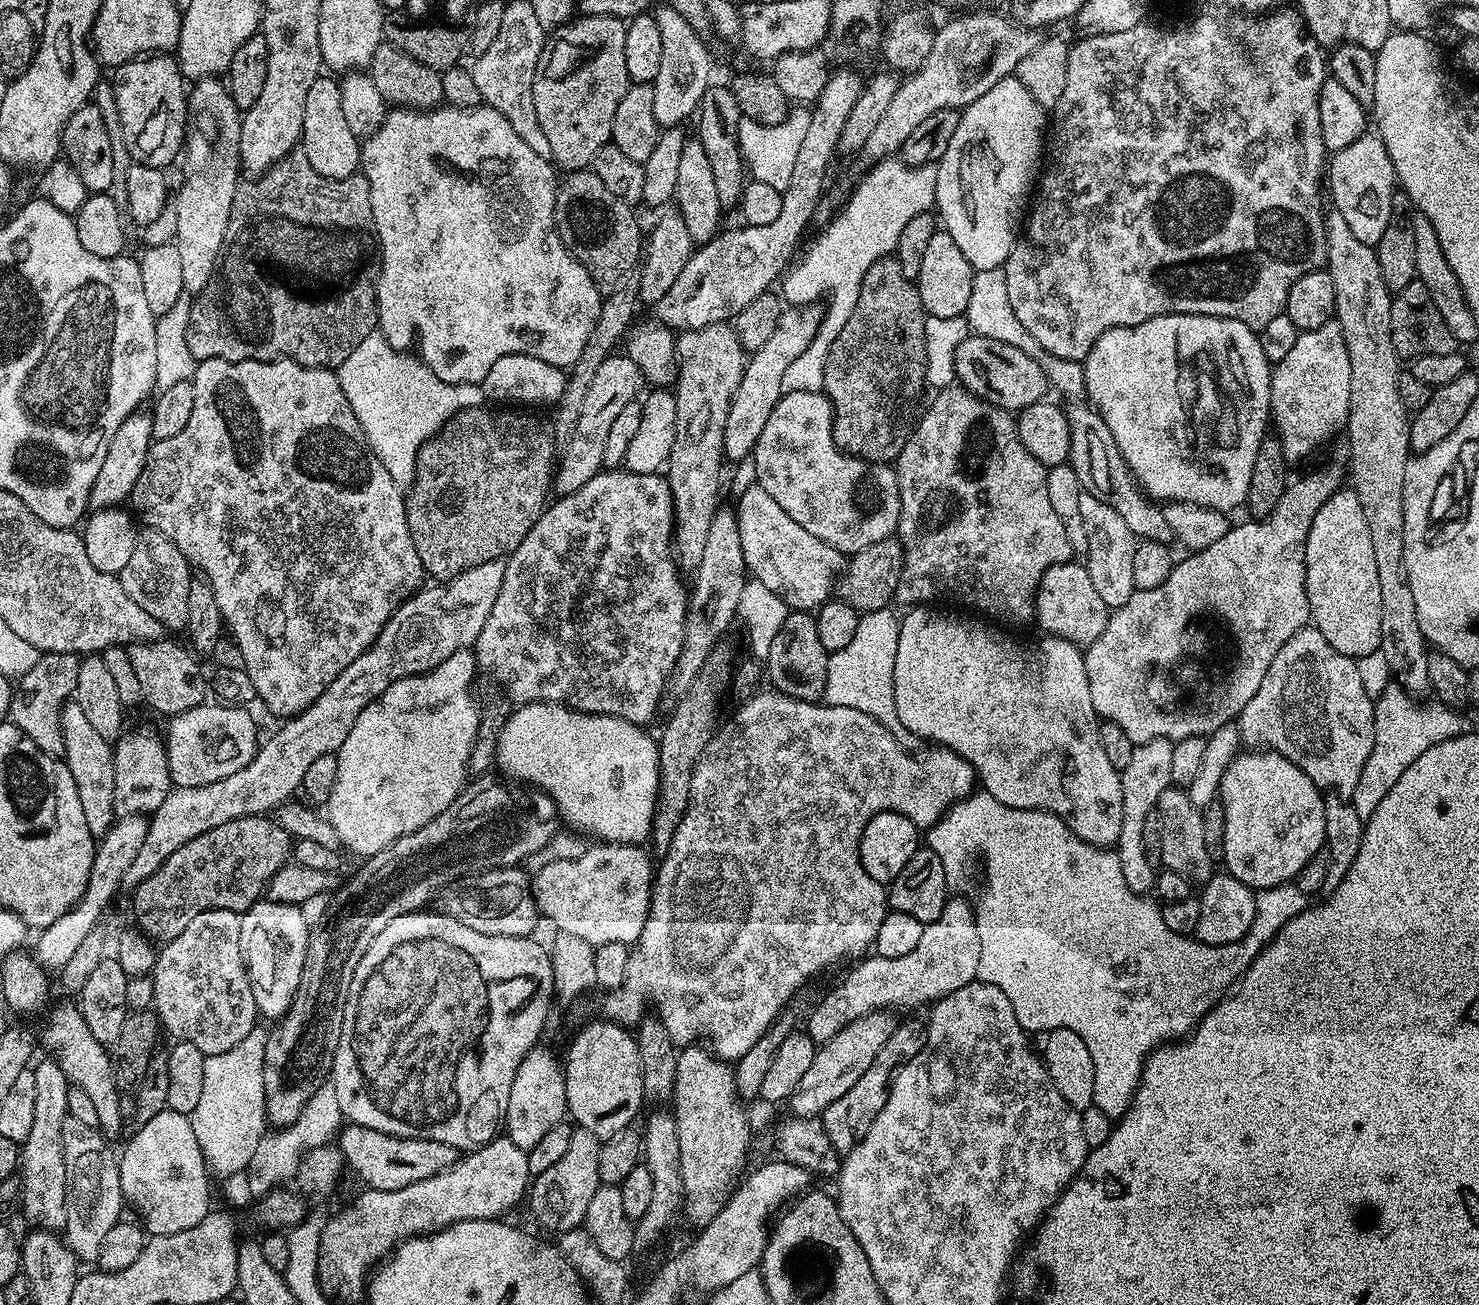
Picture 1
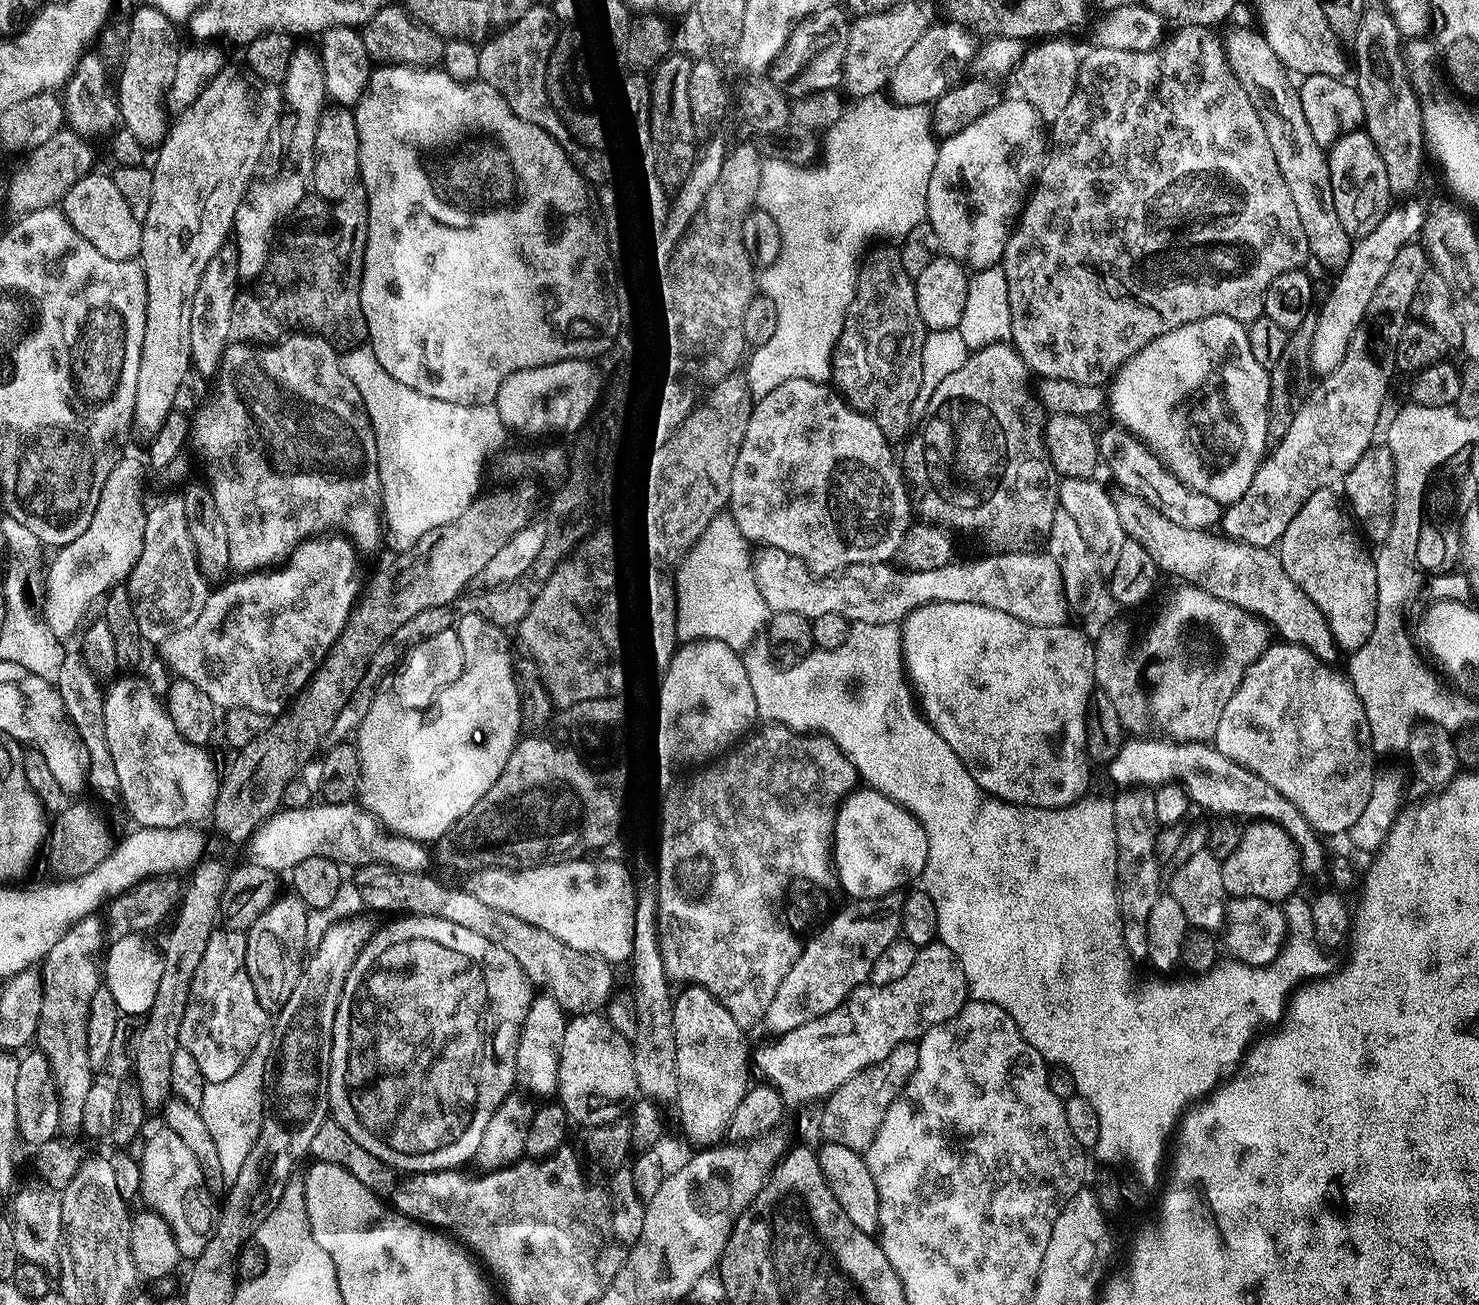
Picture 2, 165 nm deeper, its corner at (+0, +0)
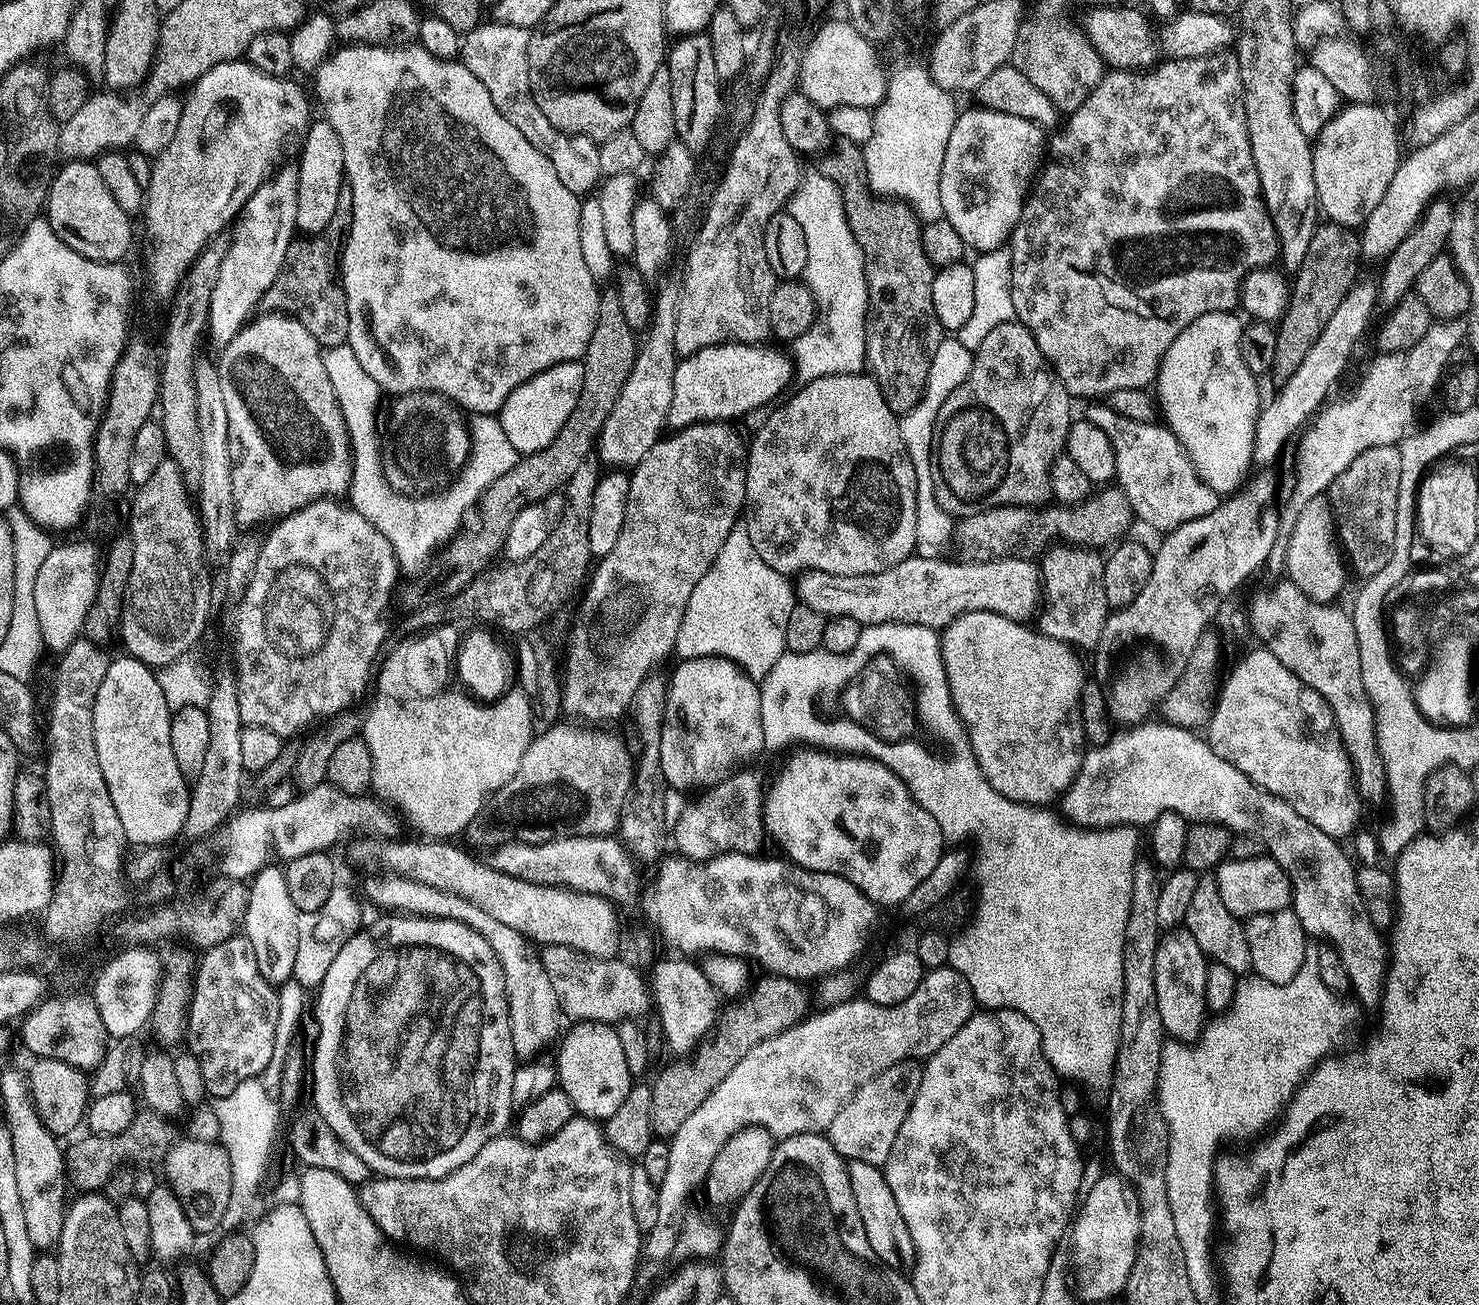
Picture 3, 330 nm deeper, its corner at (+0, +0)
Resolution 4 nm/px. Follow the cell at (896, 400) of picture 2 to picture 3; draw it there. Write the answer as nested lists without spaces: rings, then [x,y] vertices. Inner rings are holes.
[[[840,140],[835,145],[835,152],[836,157],[829,162],[826,174],[840,191],[846,222],[852,225],[852,233],[862,250],[864,273],[868,283],[866,364],[871,375],[876,377],[878,386],[882,390],[882,398],[886,398],[886,406],[890,406],[890,410],[894,413],[903,414],[911,410],[924,393],[930,362],[941,340],[946,336],[943,326],[938,322],[938,314],[934,314],[932,283],[937,269],[933,267],[923,249],[923,227],[916,211],[904,200],[882,196],[872,191],[866,174],[865,149],[849,140]]]

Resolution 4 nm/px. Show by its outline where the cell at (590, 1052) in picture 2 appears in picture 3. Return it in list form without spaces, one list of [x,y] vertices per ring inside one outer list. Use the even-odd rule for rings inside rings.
[[[582,1021],[571,1027],[568,1033],[563,1033],[560,1057],[554,1060],[559,1087],[564,1089],[581,1117],[607,1122],[614,1110],[626,1102],[626,1094],[630,1094],[634,1083],[630,1066],[626,1066],[622,1042],[618,1042],[618,1034],[611,1023]]]

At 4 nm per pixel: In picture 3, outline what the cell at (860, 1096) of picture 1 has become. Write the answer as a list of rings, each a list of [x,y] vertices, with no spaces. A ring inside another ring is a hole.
[[[919,1059],[903,1060],[862,1085],[842,1110],[838,1110],[834,1122],[828,1127],[826,1135],[837,1154],[845,1161],[857,1160],[883,1166],[890,1158],[890,1150],[894,1150],[894,1138],[898,1138],[902,1121],[906,1114],[910,1114],[923,1073]]]

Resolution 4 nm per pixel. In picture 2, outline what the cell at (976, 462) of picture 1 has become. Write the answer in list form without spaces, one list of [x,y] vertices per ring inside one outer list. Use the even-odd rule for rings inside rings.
[[[1005,342],[1002,344],[991,344],[990,346],[986,346],[985,348],[977,348],[975,351],[969,355],[968,361],[965,362],[962,366],[958,366],[958,370],[954,370],[954,374],[946,374],[946,378],[942,378],[937,382],[937,384],[931,389],[930,392],[930,400],[931,407],[929,407],[922,423],[919,425],[918,430],[913,431],[910,439],[907,441],[906,447],[908,449],[904,452],[904,458],[902,454],[902,468],[906,473],[907,483],[910,485],[911,491],[914,493],[915,499],[918,501],[918,512],[920,512],[925,521],[929,524],[938,524],[941,528],[945,530],[951,530],[953,533],[956,532],[973,532],[974,535],[980,536],[980,540],[985,544],[987,551],[992,554],[999,554],[1001,552],[1027,552],[1029,550],[1036,550],[1041,547],[1047,541],[1048,536],[1051,534],[1051,527],[1054,526],[1054,516],[1055,510],[1058,507],[1058,501],[1060,499],[1060,481],[1061,477],[1058,475],[1056,468],[1050,462],[1050,458],[1048,457],[1048,451],[1046,450],[1046,446],[1044,445],[1044,422],[1046,419],[1046,412],[1044,408],[1041,407],[1041,401],[1037,399],[1035,395],[1033,397],[1030,393],[1024,389],[1024,379],[1030,376],[1029,369],[1027,365],[1024,363],[1022,357],[1020,357],[1019,352],[1016,351],[1015,347],[1011,343]]]

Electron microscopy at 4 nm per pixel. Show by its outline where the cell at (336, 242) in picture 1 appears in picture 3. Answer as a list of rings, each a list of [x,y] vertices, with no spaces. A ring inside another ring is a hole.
[[[348,183],[338,194],[338,210],[330,218],[330,226],[307,240],[288,247],[282,270],[260,300],[260,308],[268,314],[295,316],[319,342],[321,349],[348,343],[350,314],[346,310],[344,283],[340,281],[340,254],[352,225],[352,191]]]

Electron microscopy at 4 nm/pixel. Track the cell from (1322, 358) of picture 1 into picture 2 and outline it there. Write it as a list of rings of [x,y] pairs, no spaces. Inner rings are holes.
[[[1410,204],[1404,208],[1389,207],[1382,222],[1378,222],[1370,234],[1359,237],[1353,243],[1350,258],[1344,269],[1339,271],[1336,285],[1329,290],[1320,313],[1318,308],[1314,316],[1314,338],[1309,358],[1313,373],[1330,373],[1338,362],[1342,362],[1342,358],[1346,358],[1346,346],[1350,346],[1350,338],[1354,338],[1354,330],[1358,330],[1366,314],[1366,306],[1370,306],[1370,298],[1374,298],[1374,290],[1378,290],[1378,282],[1382,282],[1386,270],[1390,270],[1398,250],[1419,237],[1425,215],[1426,208],[1420,204]]]

